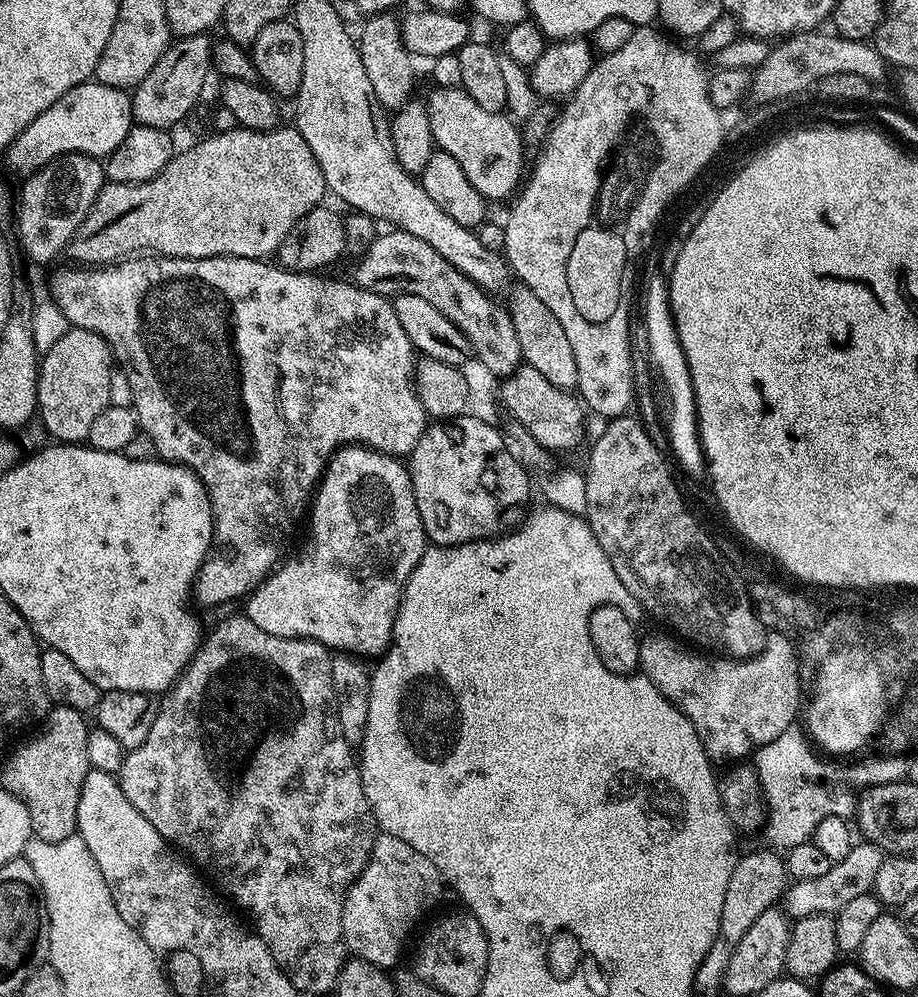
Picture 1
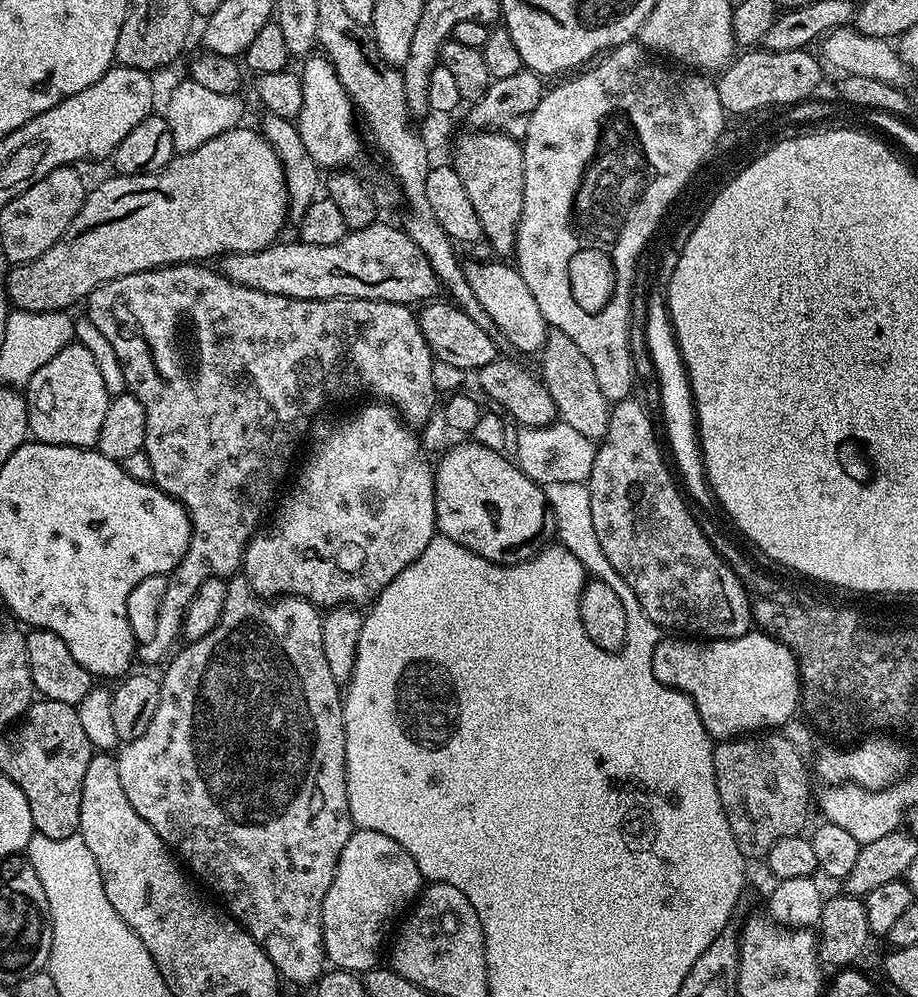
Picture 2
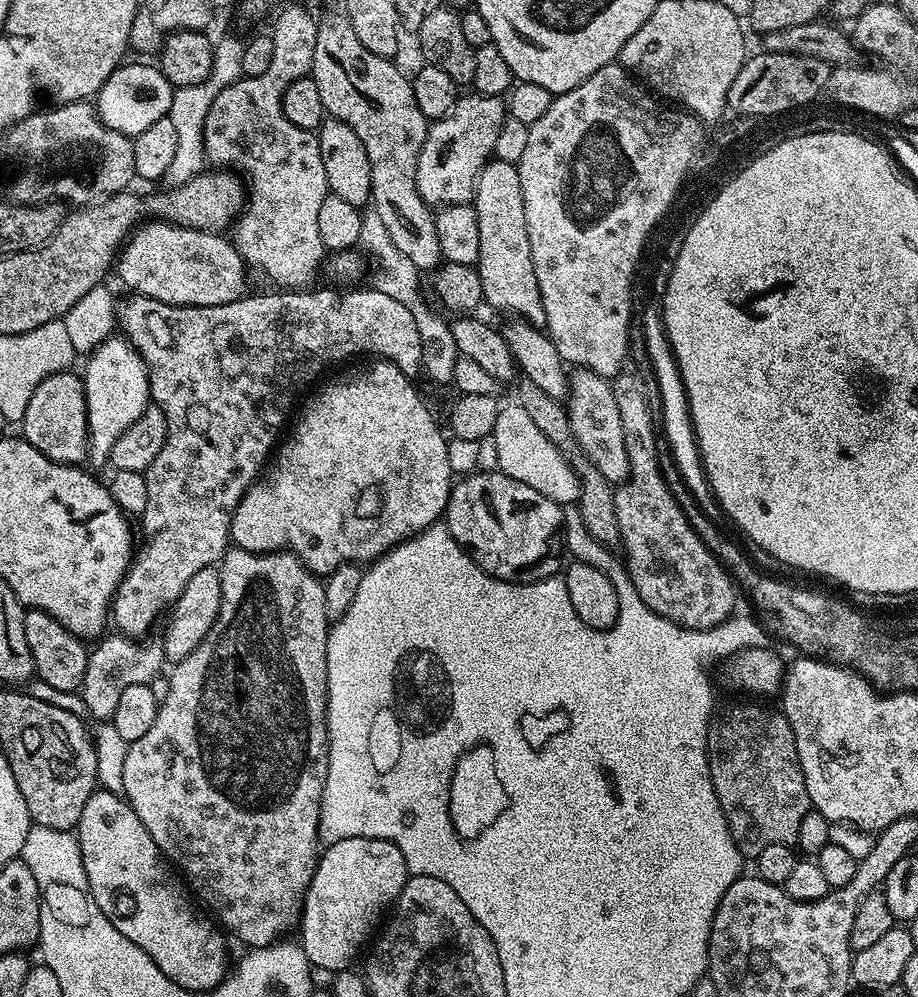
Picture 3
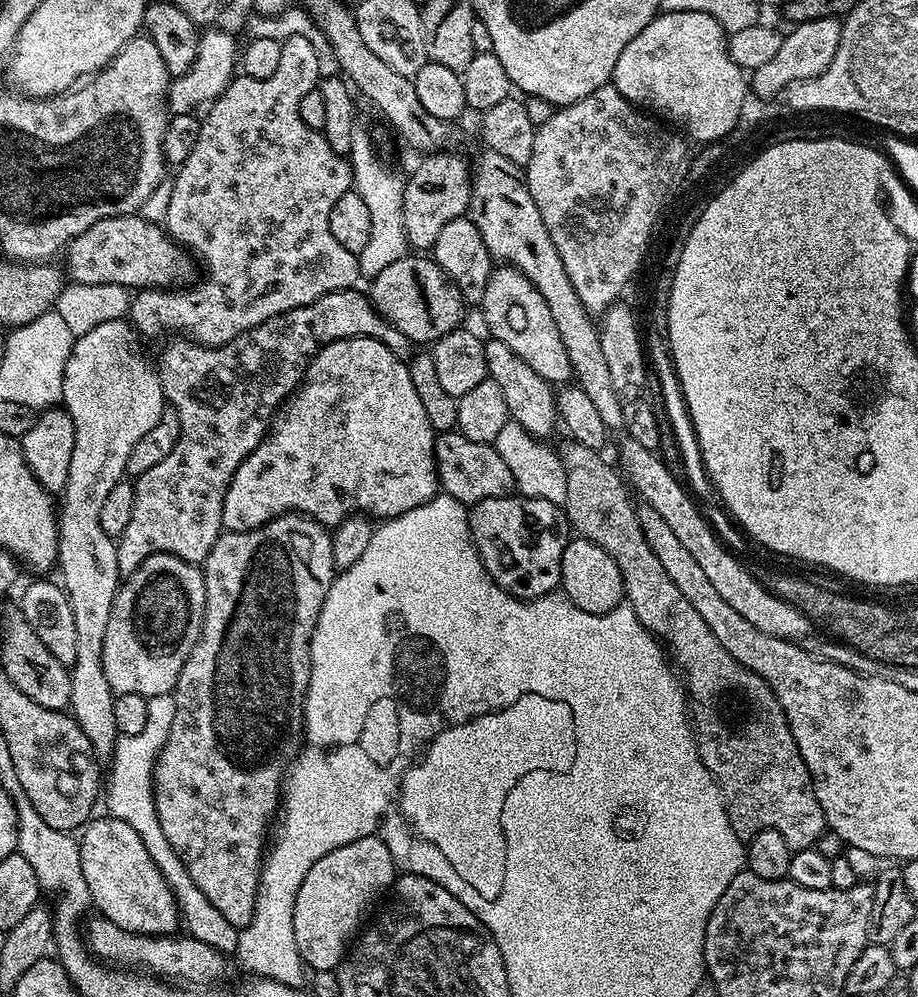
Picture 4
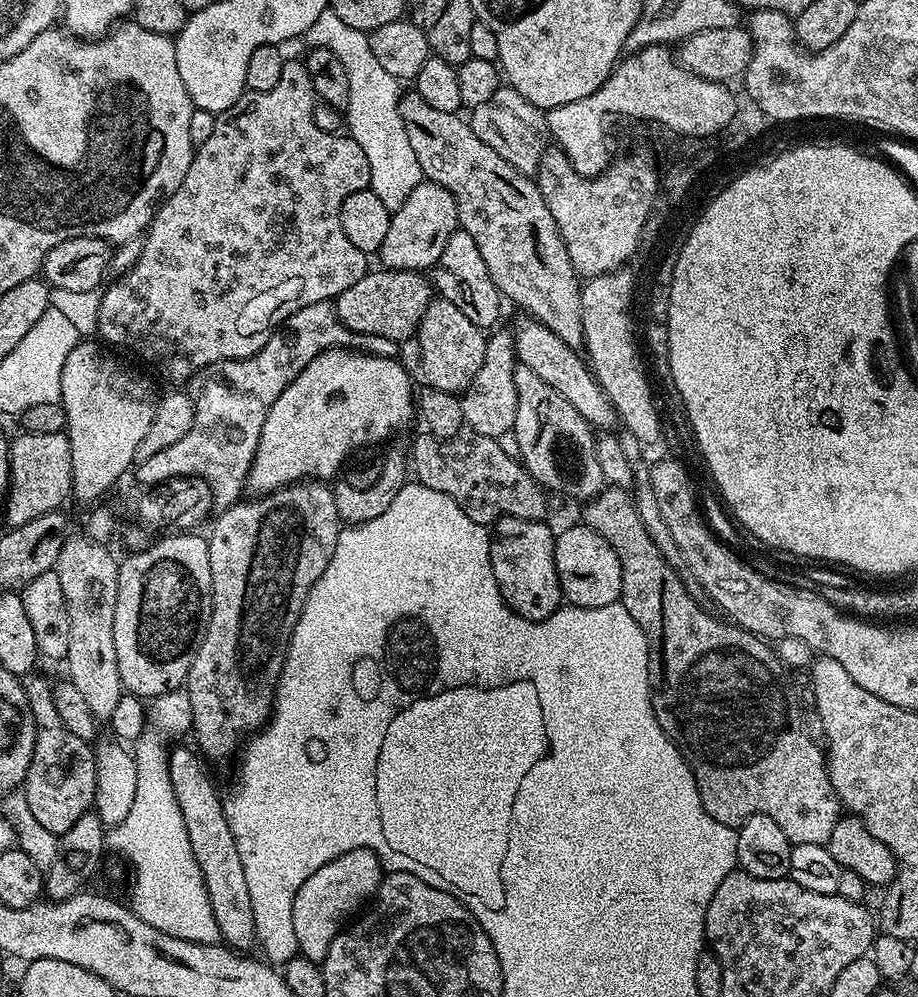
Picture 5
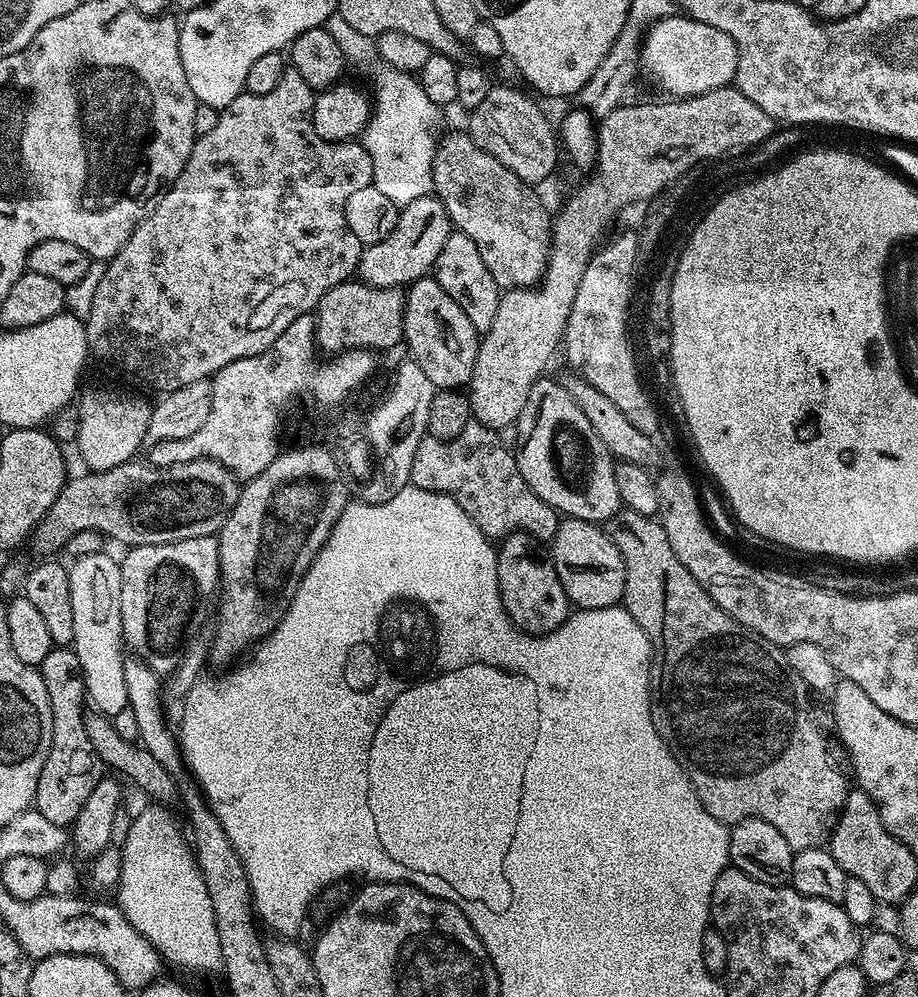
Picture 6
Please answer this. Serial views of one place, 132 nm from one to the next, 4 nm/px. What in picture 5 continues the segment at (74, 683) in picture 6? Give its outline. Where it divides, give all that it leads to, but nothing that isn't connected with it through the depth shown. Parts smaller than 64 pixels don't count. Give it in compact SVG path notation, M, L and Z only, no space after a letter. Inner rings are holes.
M29 674L23 677L26 702L30 702L30 710L36 723L36 741L34 742L34 758L30 762L30 770L26 774L22 791L30 806L30 814L38 818L38 823L46 826L59 838L63 832L70 830L82 814L86 814L96 802L95 771L80 772L90 764L90 748L85 741L71 736L62 726L62 718L58 718L58 706L54 704L53 681L44 676Z

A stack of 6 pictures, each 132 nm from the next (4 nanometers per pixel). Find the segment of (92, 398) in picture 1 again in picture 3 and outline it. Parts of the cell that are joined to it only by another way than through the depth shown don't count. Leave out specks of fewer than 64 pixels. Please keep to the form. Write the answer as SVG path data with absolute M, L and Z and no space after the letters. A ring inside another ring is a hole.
M65 370L50 374L38 382L38 390L30 397L30 406L22 421L23 439L30 443L46 458L59 464L83 465L88 459L88 411L84 381L75 371Z

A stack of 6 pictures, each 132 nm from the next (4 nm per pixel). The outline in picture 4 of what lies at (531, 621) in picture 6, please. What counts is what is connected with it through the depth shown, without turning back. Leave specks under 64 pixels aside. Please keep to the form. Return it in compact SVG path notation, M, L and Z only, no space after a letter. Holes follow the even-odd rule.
M519 494L486 498L471 505L468 525L484 569L503 592L518 600L536 600L560 588L562 550L566 550L570 539L568 515L563 507Z

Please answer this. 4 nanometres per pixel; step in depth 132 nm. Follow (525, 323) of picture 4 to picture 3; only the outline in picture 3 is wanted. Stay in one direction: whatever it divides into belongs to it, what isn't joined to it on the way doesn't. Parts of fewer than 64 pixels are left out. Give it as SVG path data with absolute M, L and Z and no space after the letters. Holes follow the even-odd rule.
M491 159L476 179L471 205L478 214L478 258L474 265L481 278L483 303L509 312L512 318L543 325L544 311L530 258L530 234L526 234L526 206L522 202L522 182L515 164Z

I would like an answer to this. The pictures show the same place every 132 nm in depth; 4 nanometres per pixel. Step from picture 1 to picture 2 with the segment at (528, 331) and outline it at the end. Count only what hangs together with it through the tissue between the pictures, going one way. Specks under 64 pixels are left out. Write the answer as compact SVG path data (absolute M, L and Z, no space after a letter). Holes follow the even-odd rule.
M552 330L549 331L543 348L538 353L540 369L538 375L544 381L546 390L550 390L550 398L554 398L556 415L566 426L572 426L583 437L599 442L604 439L608 429L608 413L610 402L598 387L594 378L594 370L586 359L586 354L578 350L578 345L566 334Z

